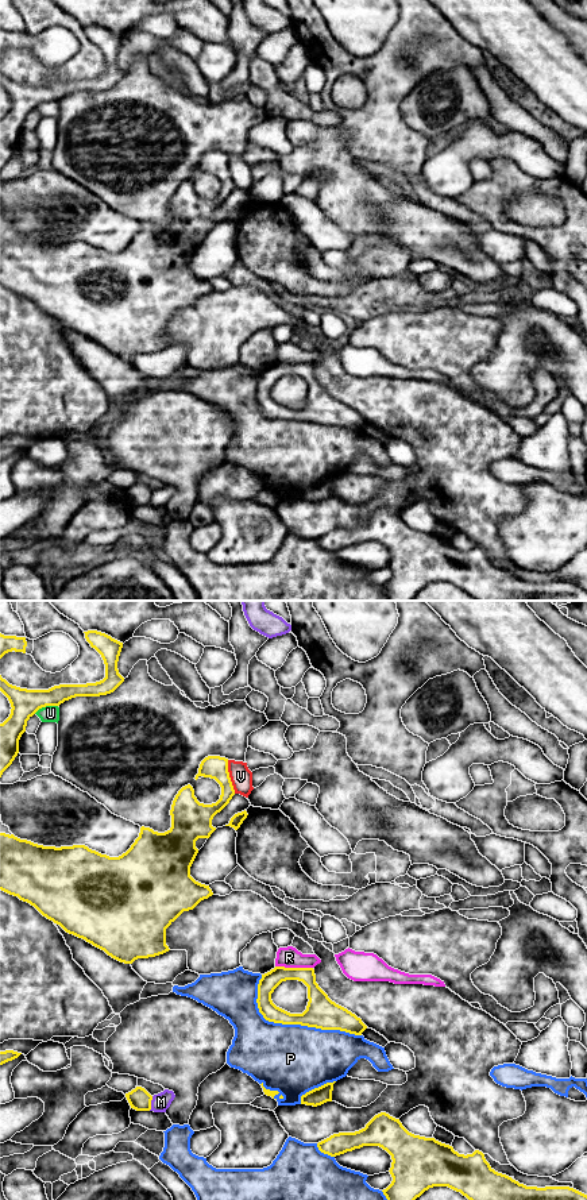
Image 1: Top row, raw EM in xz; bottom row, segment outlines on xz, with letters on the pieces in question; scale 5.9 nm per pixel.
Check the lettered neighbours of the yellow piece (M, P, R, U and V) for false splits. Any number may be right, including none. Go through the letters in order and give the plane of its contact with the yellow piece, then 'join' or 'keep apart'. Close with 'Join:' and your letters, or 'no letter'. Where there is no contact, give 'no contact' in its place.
M: meets yellow in xz; keep apart
P: meets yellow in xz; keep apart
R: meets yellow in xz; keep apart
U: meets yellow in xz; keep apart
V: meets yellow in xz; keep apart
Join: no letter

